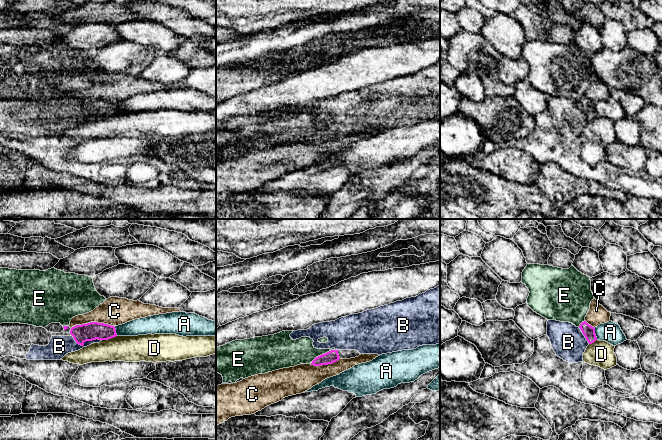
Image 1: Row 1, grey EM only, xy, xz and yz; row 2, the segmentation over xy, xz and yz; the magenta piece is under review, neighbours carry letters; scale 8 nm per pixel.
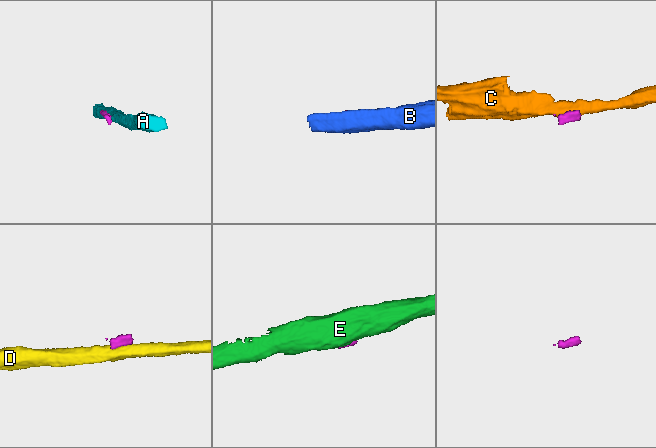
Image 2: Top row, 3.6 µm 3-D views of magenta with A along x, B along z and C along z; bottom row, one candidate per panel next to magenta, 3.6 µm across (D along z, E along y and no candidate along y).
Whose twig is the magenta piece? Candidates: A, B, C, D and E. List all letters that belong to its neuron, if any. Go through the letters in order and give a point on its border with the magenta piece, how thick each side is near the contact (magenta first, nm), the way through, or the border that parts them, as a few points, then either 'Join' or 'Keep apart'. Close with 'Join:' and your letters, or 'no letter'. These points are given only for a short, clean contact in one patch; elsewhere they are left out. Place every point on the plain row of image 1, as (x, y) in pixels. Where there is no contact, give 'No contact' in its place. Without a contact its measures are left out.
A: Touches magenta at yz (595, 110). Thickness 100 nm (magenta) against 160 nm. Boundary: yz (594, 104), (597, 115). Keep apart
B: Touches magenta at xy (85, 117). Thickness 140 nm (magenta) against 170 nm. Path across: xy (91, 107), (85, 117), (82, 121), (59, 122). Join
C: Touches magenta at xy (92, 98). Thickness 140 nm (magenta) against 240 nm. Boundary: xy (113, 101), (87, 98), (76, 100), (71, 104). Keep apart
D: Touches magenta at xy (109, 114). Thickness 140 nm (magenta) against 200 nm. Boundary: xy (116, 111), (102, 116). Keep apart
E: Touches magenta at xz (322, 130). Thickness 100 nm (magenta) against 220 nm. Boundary: xz (334, 125), (318, 131), (310, 139). Keep apart
Join: B

